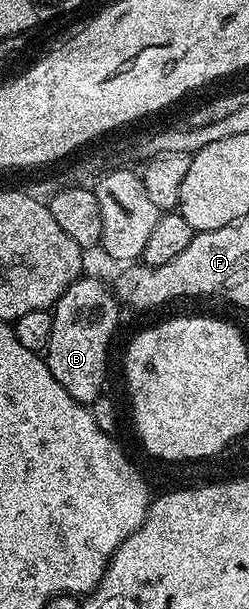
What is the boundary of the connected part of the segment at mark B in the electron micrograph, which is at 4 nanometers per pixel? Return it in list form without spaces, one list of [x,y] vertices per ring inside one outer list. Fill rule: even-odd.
[[[82,277],[61,294],[51,310],[51,341],[43,358],[49,364],[55,381],[59,381],[59,385],[63,385],[63,389],[67,389],[75,401],[90,405],[106,390],[105,370],[109,367],[109,342],[117,331],[117,318],[122,311],[119,300],[108,282]]]

